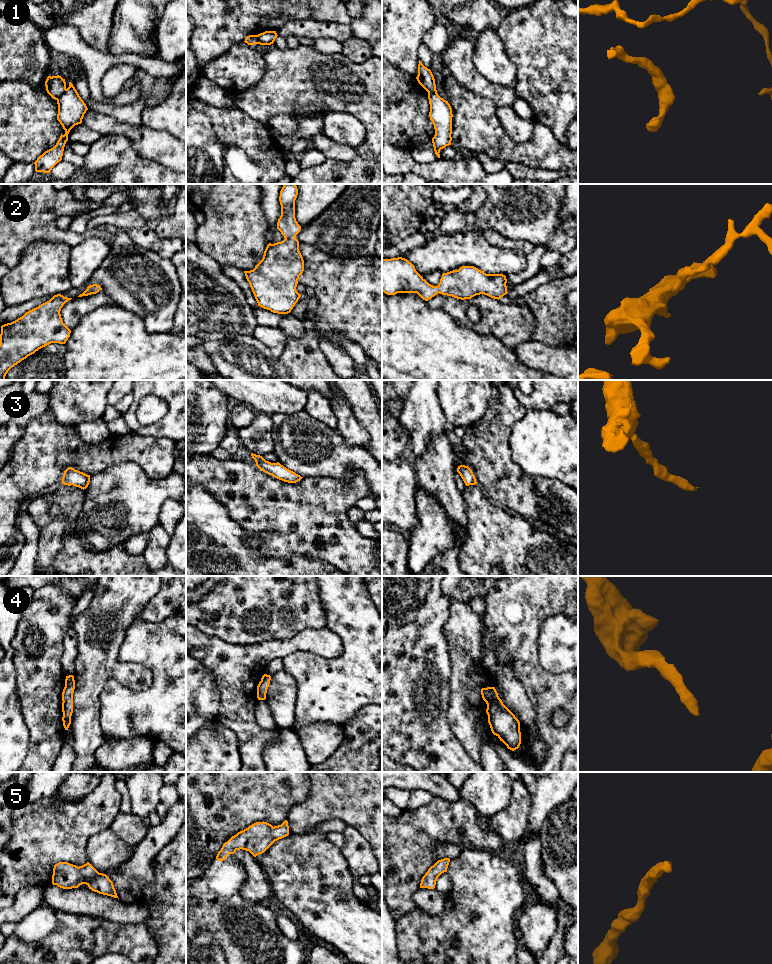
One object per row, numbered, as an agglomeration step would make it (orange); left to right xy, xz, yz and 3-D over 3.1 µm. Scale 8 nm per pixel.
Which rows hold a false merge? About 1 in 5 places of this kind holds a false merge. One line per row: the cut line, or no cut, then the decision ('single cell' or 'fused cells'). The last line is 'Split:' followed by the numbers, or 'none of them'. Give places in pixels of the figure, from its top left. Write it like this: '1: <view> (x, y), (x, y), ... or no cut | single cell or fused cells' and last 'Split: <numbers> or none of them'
1: no cut | single cell
2: no cut | single cell
3: no cut | single cell
4: no cut | single cell
5: no cut | single cell
Split: none of them

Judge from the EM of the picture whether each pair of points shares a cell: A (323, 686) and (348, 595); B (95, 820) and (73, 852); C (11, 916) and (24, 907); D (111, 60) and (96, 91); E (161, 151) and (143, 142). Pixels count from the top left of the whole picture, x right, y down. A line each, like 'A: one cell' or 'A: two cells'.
A: one cell
B: one cell
C: one cell
D: one cell
E: one cell

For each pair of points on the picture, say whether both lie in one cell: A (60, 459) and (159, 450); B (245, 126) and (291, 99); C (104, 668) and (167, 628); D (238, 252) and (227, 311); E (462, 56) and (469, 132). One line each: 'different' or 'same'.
A: same
B: different
C: different
D: different
E: different

